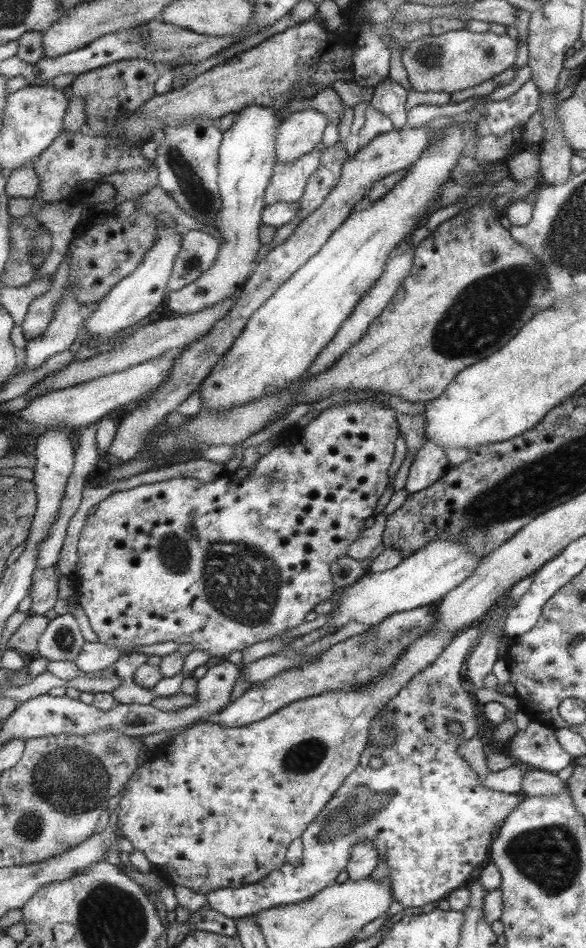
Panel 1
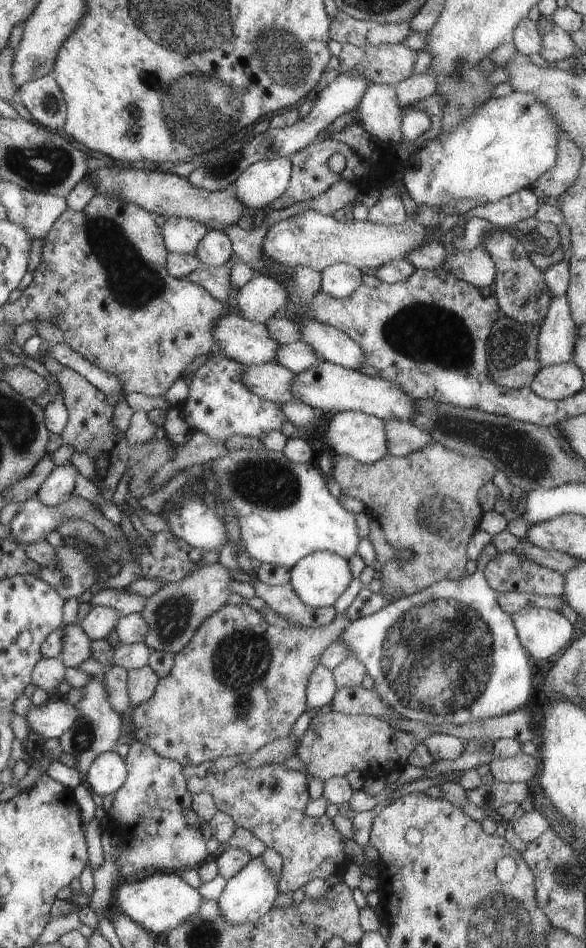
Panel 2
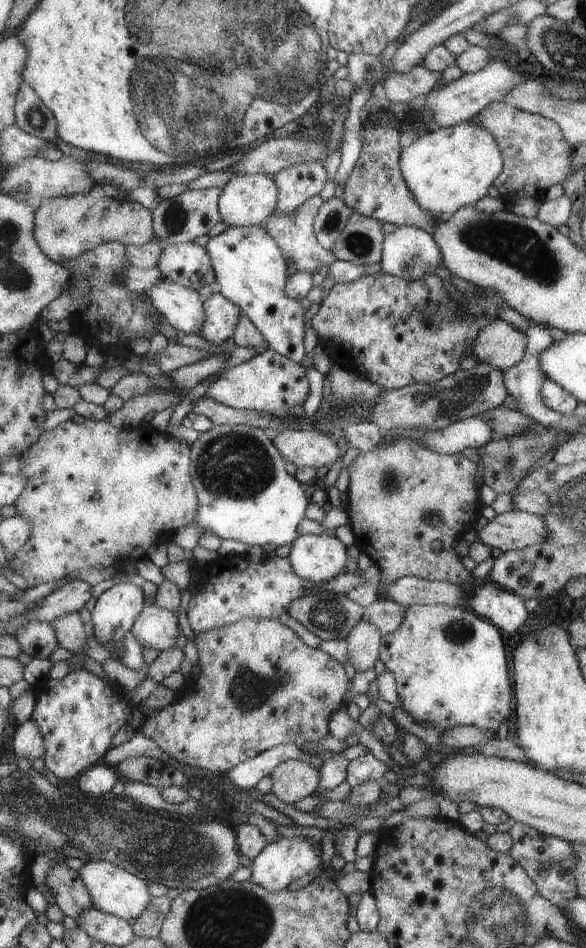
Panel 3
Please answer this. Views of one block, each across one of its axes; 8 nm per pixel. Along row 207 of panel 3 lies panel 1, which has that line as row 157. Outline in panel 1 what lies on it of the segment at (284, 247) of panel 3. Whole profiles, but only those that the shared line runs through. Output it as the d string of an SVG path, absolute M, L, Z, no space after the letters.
M315 148L293 162L279 162L273 164L272 176L265 188L264 202L297 202L303 194L307 178L317 168L320 151Z

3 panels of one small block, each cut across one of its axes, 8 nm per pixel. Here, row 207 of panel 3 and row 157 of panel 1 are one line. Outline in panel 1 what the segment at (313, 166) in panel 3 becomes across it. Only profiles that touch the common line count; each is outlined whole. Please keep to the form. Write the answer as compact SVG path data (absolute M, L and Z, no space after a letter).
M315 109L293 110L285 119L281 120L280 126L277 127L276 160L279 160L279 162L293 162L307 152L311 152L319 144L323 128L328 123L327 117L316 112Z

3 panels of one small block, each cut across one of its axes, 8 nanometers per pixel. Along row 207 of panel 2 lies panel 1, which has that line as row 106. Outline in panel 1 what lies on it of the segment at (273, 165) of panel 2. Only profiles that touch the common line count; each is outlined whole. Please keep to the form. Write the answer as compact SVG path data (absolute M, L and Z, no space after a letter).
M253 104L237 113L231 126L222 132L216 180L221 206L219 214L215 214L215 229L221 236L221 243L213 264L197 280L179 290L167 291L167 308L178 316L205 310L205 307L211 307L213 303L234 298L243 290L249 272L255 270L254 259L261 245L258 230L266 205L264 190L276 161L276 134L280 124L281 120L271 109Z

